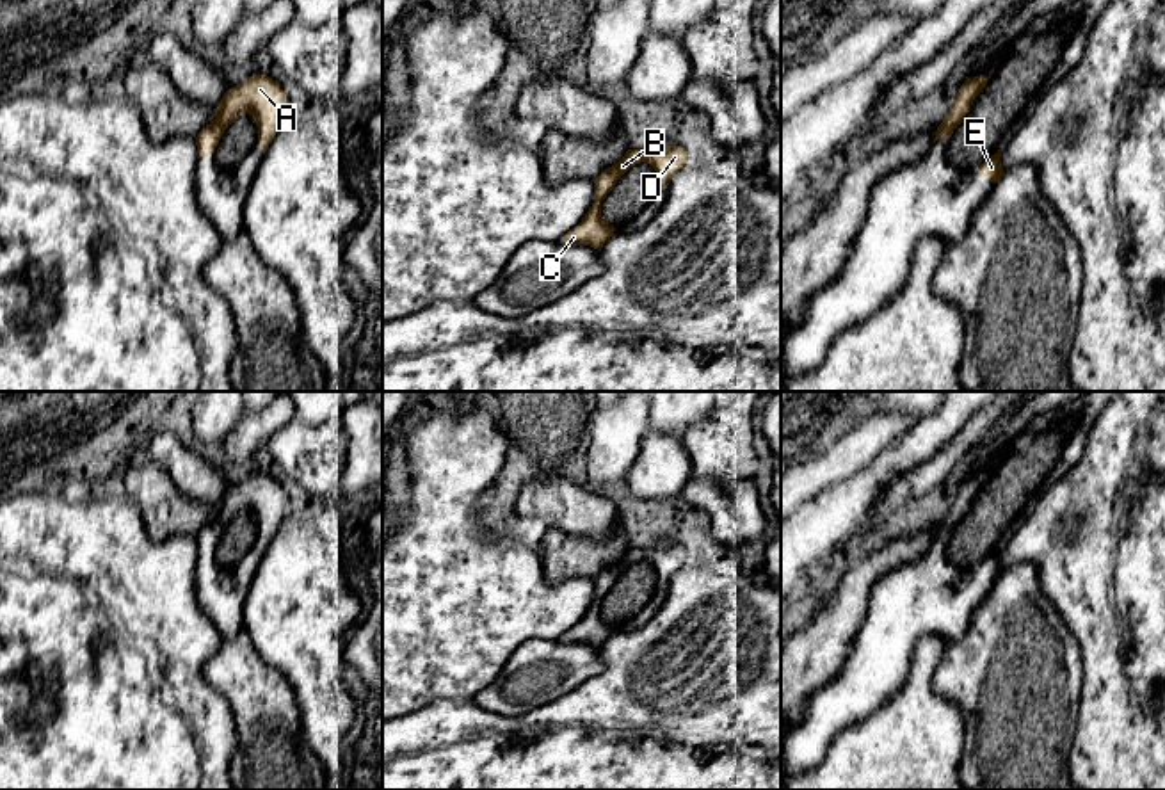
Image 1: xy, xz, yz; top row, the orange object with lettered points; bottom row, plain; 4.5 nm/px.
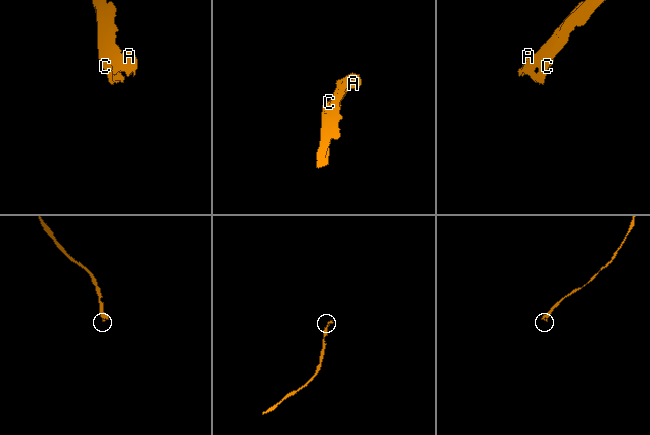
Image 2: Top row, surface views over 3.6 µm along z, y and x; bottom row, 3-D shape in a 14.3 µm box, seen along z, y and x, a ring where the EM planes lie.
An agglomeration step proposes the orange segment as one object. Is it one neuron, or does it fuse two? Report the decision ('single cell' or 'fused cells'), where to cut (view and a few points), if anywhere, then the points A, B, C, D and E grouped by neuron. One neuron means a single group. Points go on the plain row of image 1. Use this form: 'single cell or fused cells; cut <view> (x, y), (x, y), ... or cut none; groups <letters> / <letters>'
single cell; cut none; groups A B C D E

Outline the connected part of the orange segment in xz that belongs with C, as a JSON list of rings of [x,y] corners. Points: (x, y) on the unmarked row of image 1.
[[[658,544],[655,548],[628,548],[624,555],[605,568],[594,578],[594,601],[578,625],[562,635],[564,644],[591,644],[601,649],[603,642],[614,633],[615,626],[601,616],[601,600],[614,587],[617,578],[635,562],[647,560],[663,585],[687,564],[687,552],[679,544]]]

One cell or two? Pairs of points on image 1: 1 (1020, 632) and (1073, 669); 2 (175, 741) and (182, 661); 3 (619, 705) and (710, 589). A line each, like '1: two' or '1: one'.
1: one
2: one
3: one

